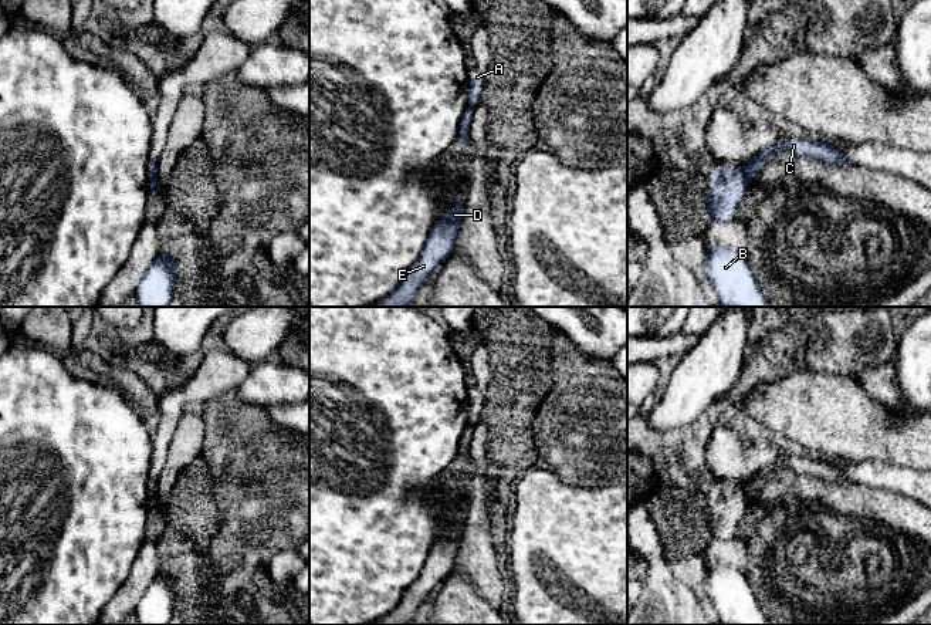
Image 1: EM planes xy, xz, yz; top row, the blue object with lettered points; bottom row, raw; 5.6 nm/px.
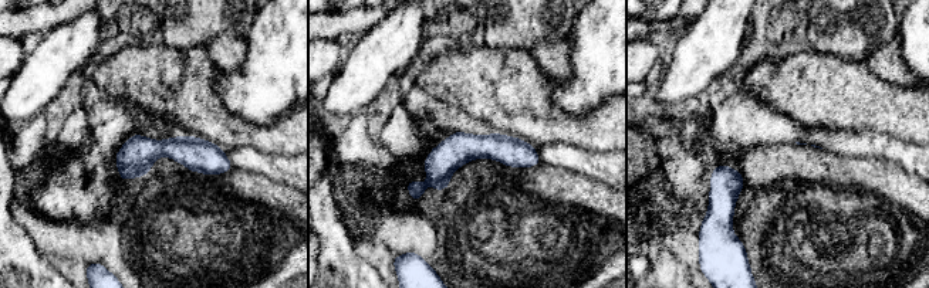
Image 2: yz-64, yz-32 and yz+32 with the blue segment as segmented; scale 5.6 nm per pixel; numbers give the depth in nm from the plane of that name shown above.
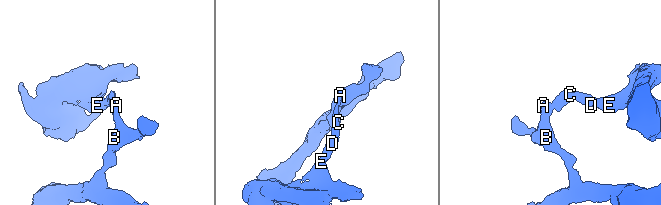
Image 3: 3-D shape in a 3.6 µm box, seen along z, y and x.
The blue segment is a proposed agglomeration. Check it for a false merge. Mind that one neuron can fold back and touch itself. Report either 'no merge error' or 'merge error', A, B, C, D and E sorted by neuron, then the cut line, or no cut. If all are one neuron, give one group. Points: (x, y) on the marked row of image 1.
merge error | A B / C D E | yz (742, 171), (748, 179)

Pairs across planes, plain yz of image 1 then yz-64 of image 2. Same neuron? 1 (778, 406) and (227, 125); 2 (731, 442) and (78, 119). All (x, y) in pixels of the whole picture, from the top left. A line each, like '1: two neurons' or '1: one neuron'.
1: one neuron
2: one neuron

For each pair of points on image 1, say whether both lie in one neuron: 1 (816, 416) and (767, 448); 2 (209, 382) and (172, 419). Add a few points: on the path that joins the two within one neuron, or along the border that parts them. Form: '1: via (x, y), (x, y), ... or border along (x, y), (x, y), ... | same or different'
1: border along (769, 431), (779, 438) | different
2: via (197, 388), (192, 389), (173, 408) | same

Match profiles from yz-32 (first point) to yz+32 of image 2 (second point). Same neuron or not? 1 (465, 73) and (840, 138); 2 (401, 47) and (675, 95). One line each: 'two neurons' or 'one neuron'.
1: two neurons
2: one neuron

